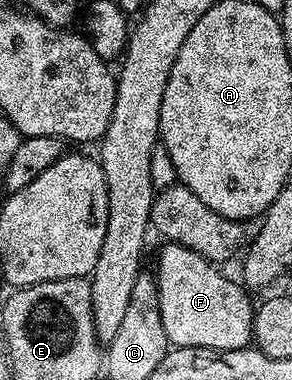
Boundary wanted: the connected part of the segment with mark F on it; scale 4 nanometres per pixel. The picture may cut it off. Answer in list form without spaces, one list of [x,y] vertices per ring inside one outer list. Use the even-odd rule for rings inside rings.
[[[169,242],[161,245],[158,252],[158,297],[160,298],[160,318],[164,322],[167,341],[176,348],[211,348],[212,350],[236,350],[247,347],[254,338],[254,309],[250,304],[251,293],[237,279],[222,276],[221,267],[205,260],[200,254],[179,244]]]

